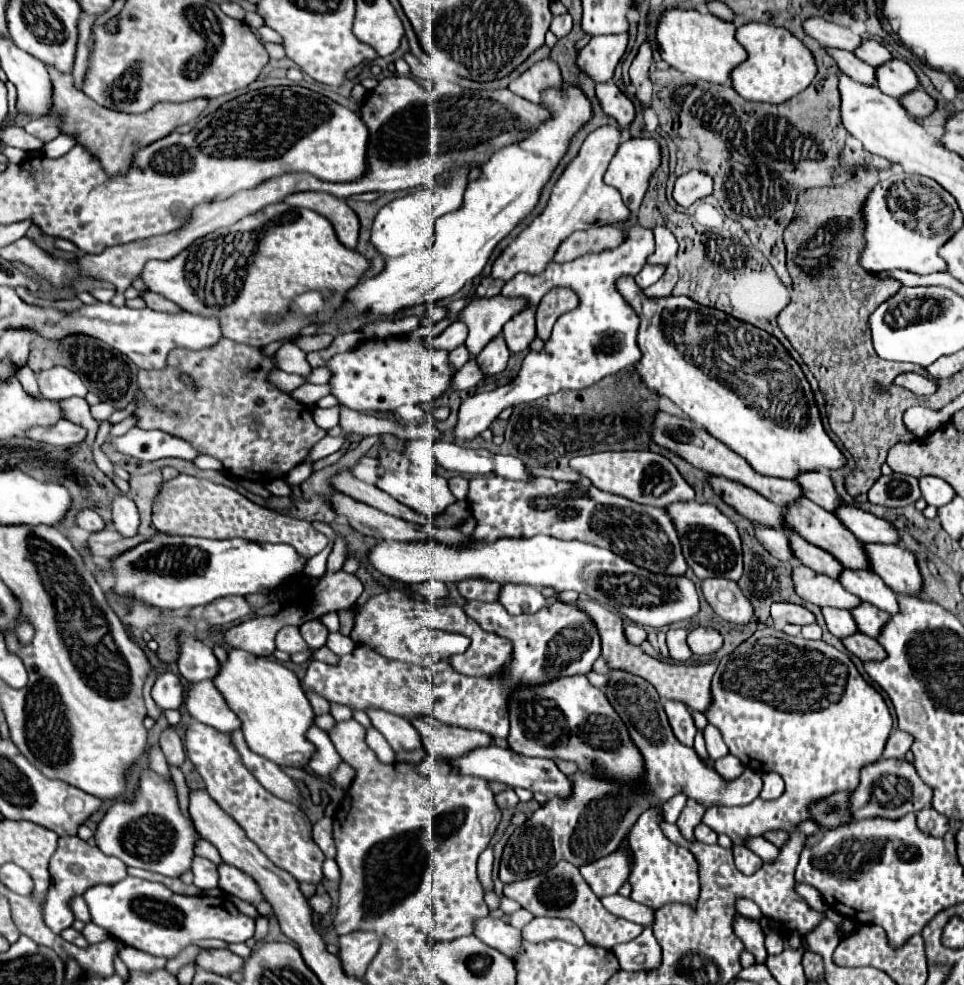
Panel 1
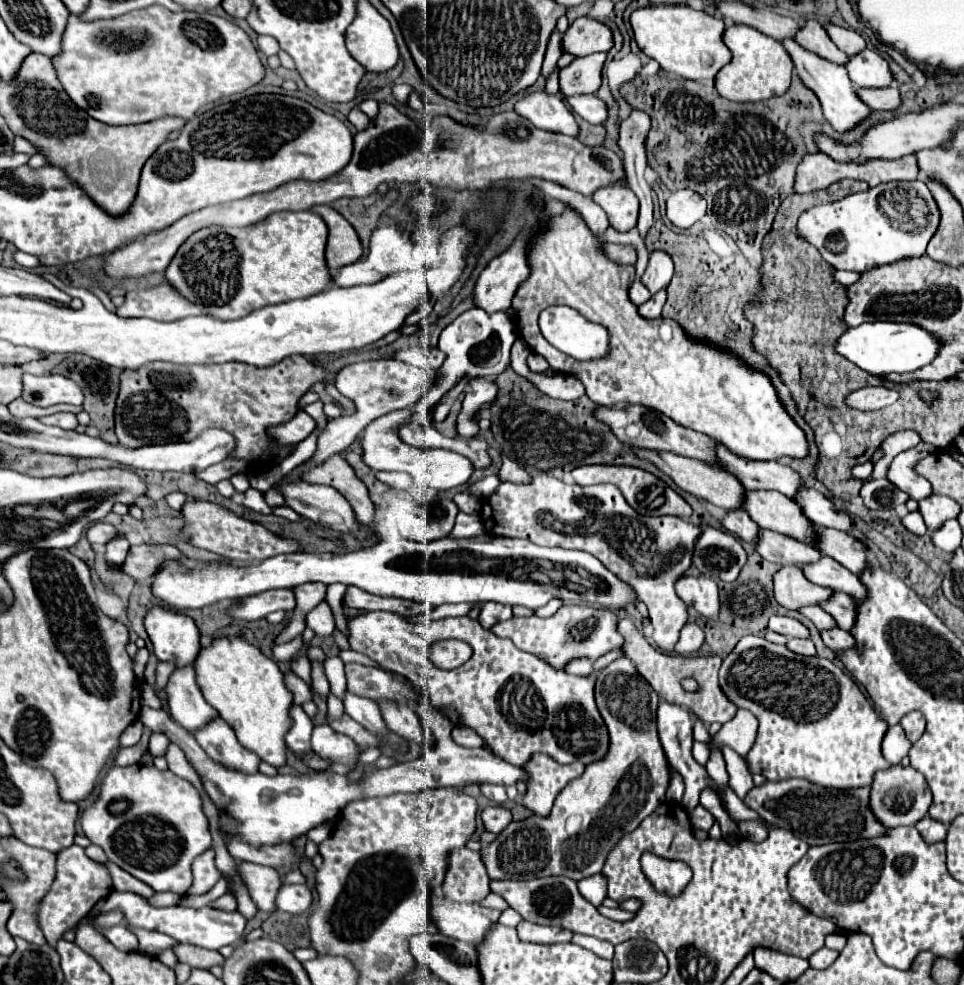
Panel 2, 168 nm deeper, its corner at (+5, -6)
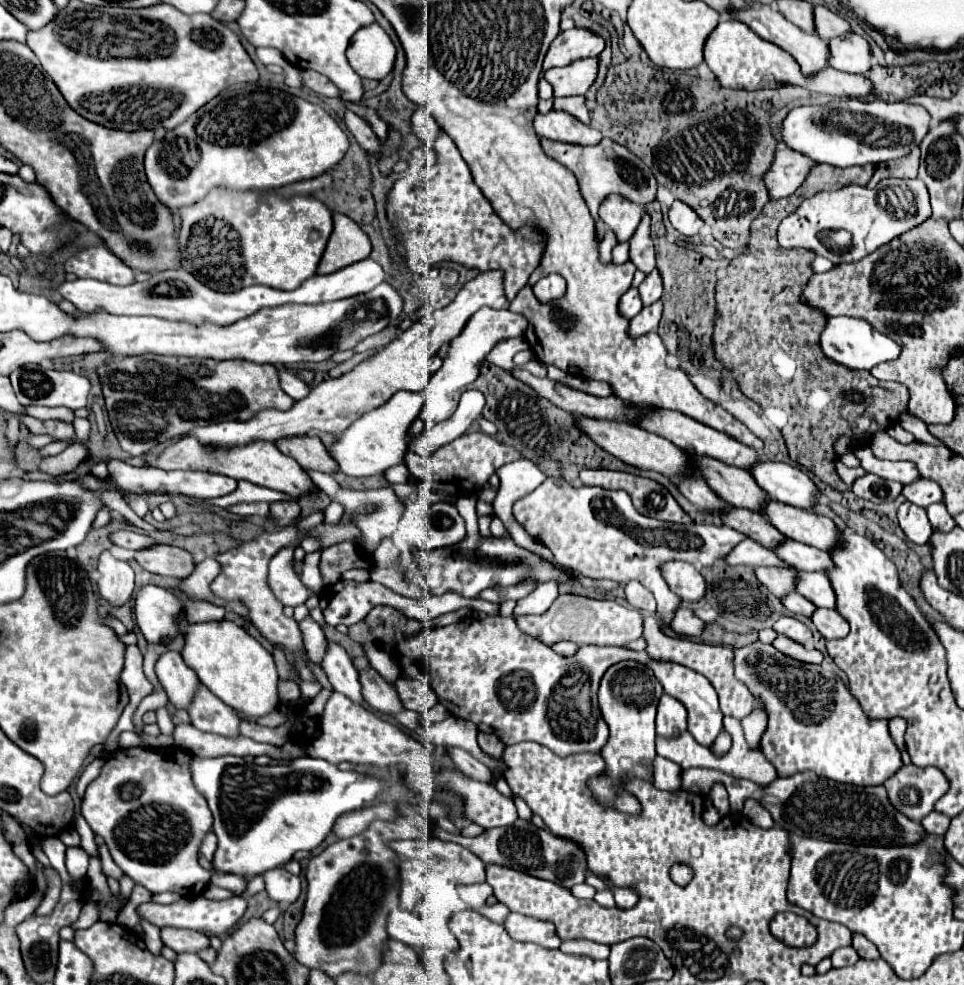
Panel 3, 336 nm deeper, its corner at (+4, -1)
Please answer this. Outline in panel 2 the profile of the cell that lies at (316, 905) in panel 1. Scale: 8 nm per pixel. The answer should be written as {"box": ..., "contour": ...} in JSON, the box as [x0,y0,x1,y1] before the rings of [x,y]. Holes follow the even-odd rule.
{"box":[278,885,312,915],"contour":[[[282,885],[278,891],[278,909],[292,913],[292,915],[300,915],[304,911],[310,909],[312,905],[312,893],[306,885]]]}

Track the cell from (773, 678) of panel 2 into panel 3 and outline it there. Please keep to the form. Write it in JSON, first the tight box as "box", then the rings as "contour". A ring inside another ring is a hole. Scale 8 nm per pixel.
{"box":[735,640,903,786],"contour":[[[757,640],[757,642],[749,644],[749,646],[743,646],[743,648],[737,648],[737,650],[735,650],[735,676],[741,678],[741,682],[751,690],[753,696],[759,694],[759,698],[763,698],[763,702],[765,702],[765,706],[767,706],[769,726],[767,726],[767,732],[765,732],[765,736],[763,736],[763,740],[761,740],[761,750],[763,750],[763,754],[767,756],[767,760],[769,760],[771,764],[775,764],[779,776],[791,776],[791,774],[797,774],[797,772],[803,772],[803,770],[813,770],[813,772],[817,772],[817,774],[823,776],[823,778],[831,778],[831,780],[835,780],[835,782],[843,782],[843,784],[855,784],[855,786],[879,786],[879,784],[883,784],[887,778],[891,778],[891,776],[903,766],[901,756],[899,756],[899,750],[897,750],[895,742],[893,742],[891,736],[889,736],[887,720],[869,720],[869,718],[863,714],[859,702],[855,702],[855,698],[851,698],[847,686],[845,686],[835,674],[827,674],[827,676],[821,674],[821,666],[815,666],[815,664],[803,664],[803,662],[791,660],[791,658],[783,656],[781,652],[777,652],[771,644],[761,644],[761,642]]]}

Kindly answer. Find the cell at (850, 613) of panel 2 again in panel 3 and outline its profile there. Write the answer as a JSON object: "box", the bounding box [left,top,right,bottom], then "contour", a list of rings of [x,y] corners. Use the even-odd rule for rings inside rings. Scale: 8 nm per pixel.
{"box":[795,572,835,608],"contour":[[[797,572],[795,592],[811,600],[815,606],[835,608],[835,594],[823,572]]]}

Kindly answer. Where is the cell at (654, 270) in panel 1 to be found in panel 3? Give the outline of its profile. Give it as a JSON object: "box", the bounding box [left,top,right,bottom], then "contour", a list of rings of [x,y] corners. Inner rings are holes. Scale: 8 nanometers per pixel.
{"box":[619,288,641,320],"contour":[[[635,288],[627,290],[621,300],[619,300],[619,314],[625,318],[625,320],[633,320],[641,310],[641,302],[639,302],[639,292]]]}

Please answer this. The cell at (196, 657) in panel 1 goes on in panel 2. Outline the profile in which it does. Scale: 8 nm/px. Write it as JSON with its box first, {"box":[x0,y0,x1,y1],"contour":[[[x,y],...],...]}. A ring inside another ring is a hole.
{"box":[144,605,200,669],"contour":[[[154,605],[148,611],[144,625],[160,661],[172,661],[176,669],[194,665],[200,653],[200,633],[190,617]]]}

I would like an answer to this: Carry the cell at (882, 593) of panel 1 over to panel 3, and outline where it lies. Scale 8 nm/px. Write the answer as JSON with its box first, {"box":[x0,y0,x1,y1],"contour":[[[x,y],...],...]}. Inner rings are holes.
{"box":[773,540,831,572],"contour":[[[783,540],[781,544],[775,546],[773,550],[781,560],[789,562],[795,570],[805,570],[805,572],[825,572],[827,566],[831,566],[831,558],[827,552],[807,546],[797,540]]]}

